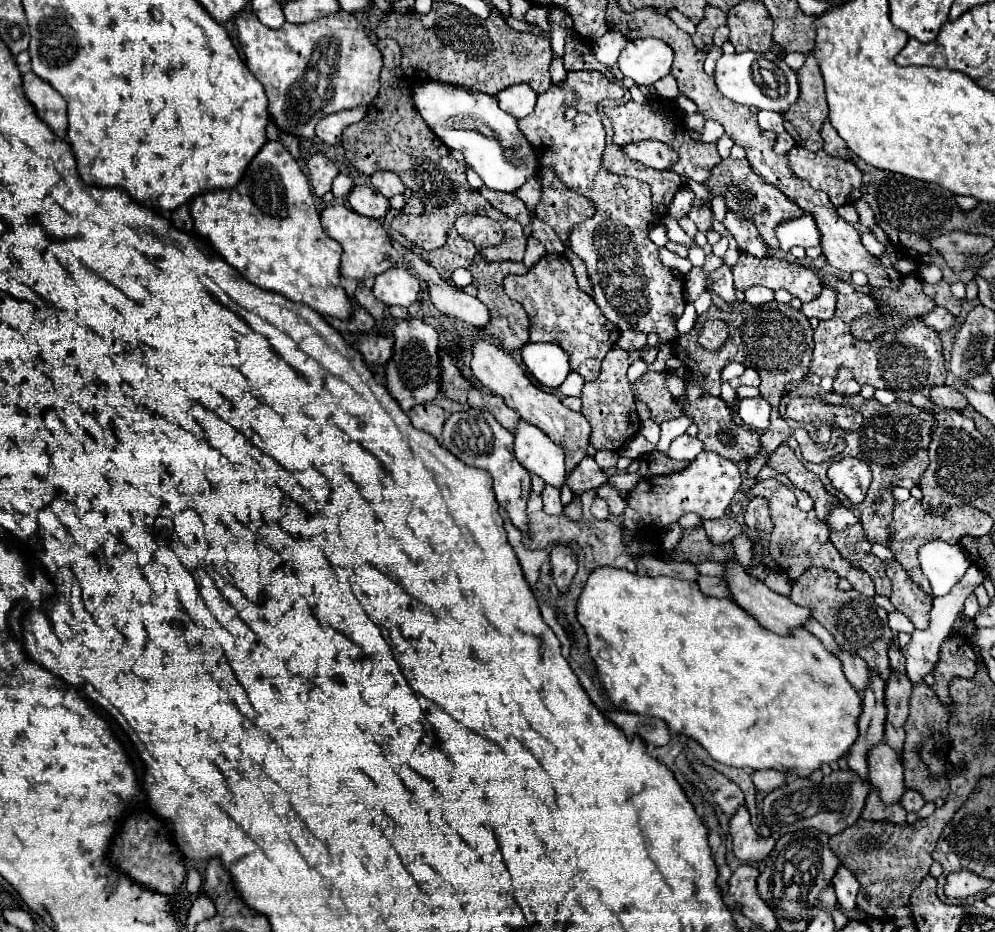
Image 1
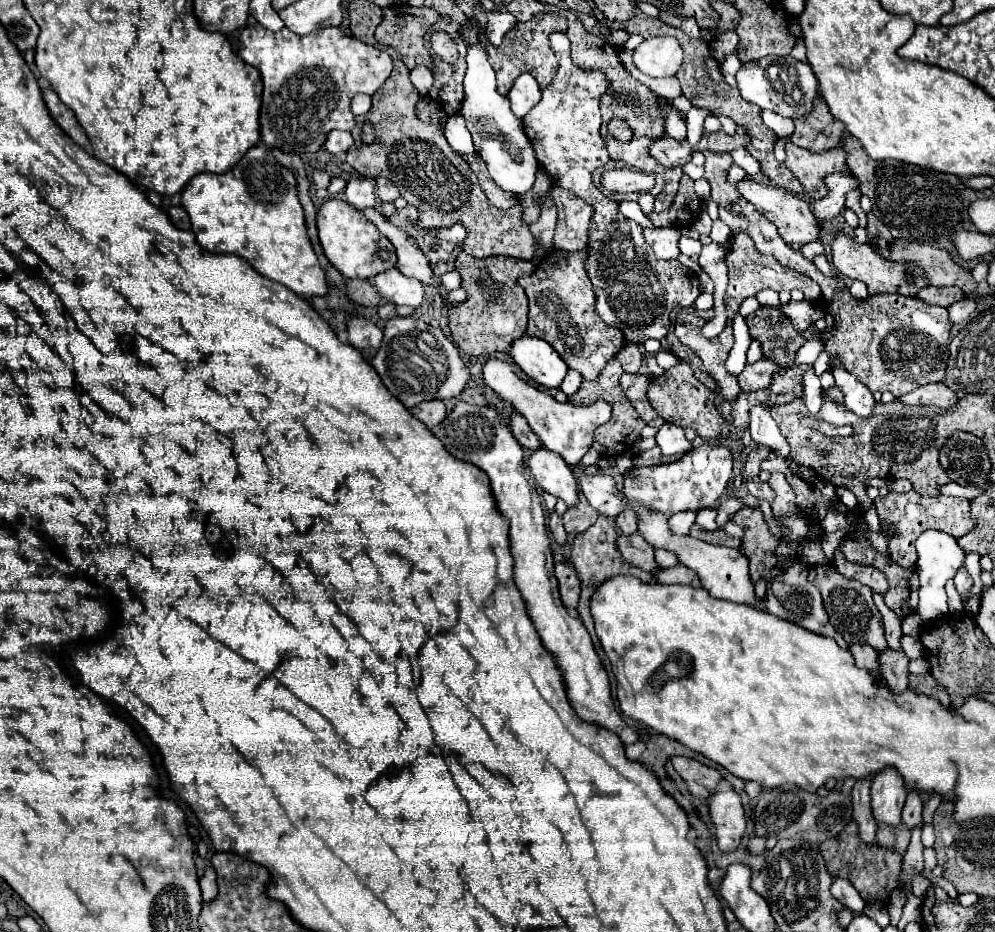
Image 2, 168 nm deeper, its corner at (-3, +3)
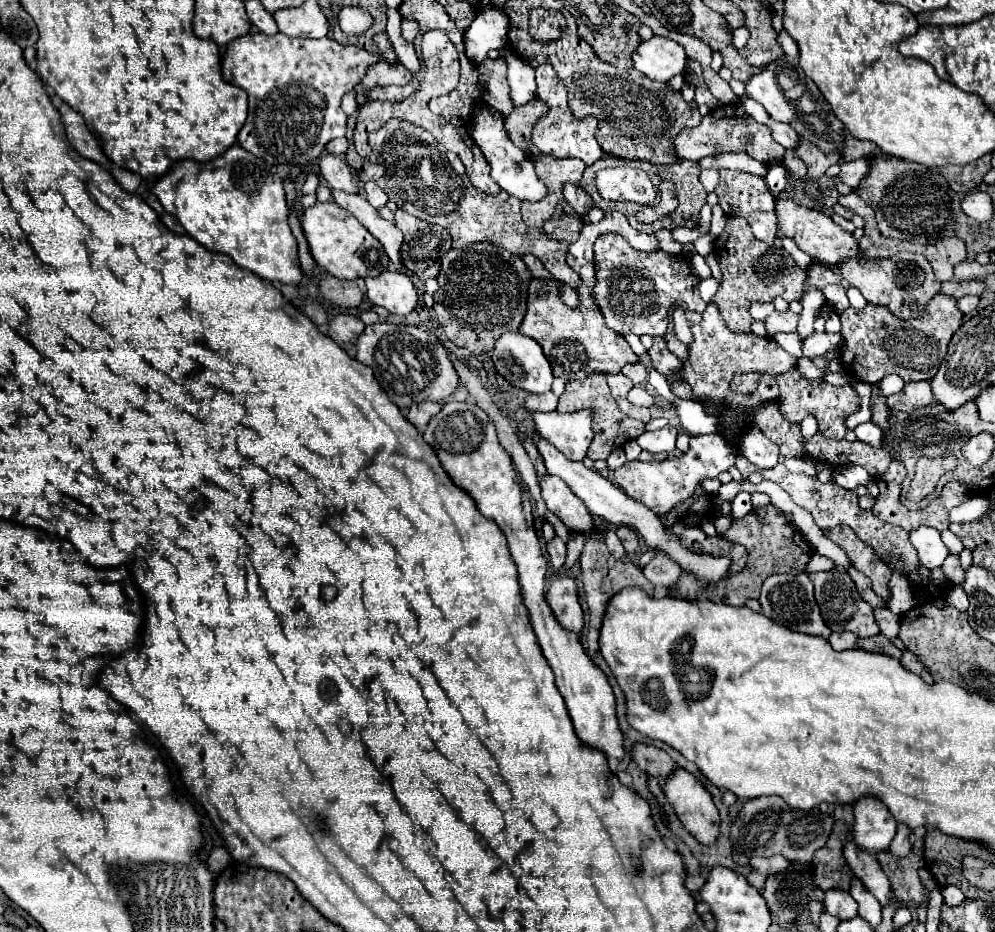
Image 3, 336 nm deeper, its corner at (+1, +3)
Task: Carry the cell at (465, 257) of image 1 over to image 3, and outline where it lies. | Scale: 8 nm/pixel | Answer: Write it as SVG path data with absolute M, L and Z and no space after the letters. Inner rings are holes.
M403 209L395 211L395 225L405 235L401 255L407 271L411 271L421 281L439 275L441 257L451 249L449 231L439 225L425 223Z

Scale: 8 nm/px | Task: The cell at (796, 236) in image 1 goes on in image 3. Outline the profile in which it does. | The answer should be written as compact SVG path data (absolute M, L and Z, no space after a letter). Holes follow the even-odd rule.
M863 157L863 159L857 159L855 163L843 163L841 171L839 171L839 179L841 179L841 183L857 187L865 173L867 173L867 159Z

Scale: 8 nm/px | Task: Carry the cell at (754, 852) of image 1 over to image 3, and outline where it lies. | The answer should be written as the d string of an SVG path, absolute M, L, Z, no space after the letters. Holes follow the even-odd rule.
M677 769L673 771L673 775L663 783L663 791L667 795L667 799L671 801L671 805L675 807L683 827L697 837L697 841L701 841L703 845L715 845L719 841L719 825L721 825L721 815L719 809L713 803L711 793L705 789L705 785L701 783L701 779L685 769Z

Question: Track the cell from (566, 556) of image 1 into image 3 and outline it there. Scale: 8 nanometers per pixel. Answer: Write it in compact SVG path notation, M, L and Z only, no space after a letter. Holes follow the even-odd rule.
M555 575L547 591L547 603L553 609L557 621L581 637L583 633L583 611L577 601L577 585L567 575Z

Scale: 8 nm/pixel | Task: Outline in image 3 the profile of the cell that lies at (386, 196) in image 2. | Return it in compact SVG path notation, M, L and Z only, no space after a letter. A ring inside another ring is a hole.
M367 181L367 183L363 185L363 191L365 191L367 201L371 201L377 209L379 209L379 207L383 207L383 205L387 203L387 193L385 193L379 185L375 185L373 181Z

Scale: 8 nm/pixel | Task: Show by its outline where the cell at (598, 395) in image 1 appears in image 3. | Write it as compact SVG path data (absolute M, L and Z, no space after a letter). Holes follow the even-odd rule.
M591 373L585 381L569 381L563 395L559 397L559 405L557 411L559 413L571 413L571 411L579 411L585 407L595 407L595 423L593 423L593 431L595 431L595 439L589 447L589 459L597 461L597 459L607 459L611 455L613 449L623 447L627 441L637 439L643 431L645 425L641 421L635 421L627 415L623 415L615 403L615 399L611 397L609 385L607 385L607 375L603 373Z

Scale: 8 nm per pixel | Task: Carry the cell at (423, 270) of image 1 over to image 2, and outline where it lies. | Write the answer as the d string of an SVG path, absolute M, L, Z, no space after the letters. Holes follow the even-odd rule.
M363 209L361 211L371 223L375 223L375 227L393 243L395 253L397 253L397 269L407 275L407 277L415 277L425 285L431 285L433 289L439 291L439 295L443 295L443 289L439 287L439 283L433 277L431 265L427 261L427 257L423 257L423 253L419 251L419 245L415 243L415 239L405 233L403 229L399 229L397 225L393 225L387 217L383 217L379 213L379 209Z

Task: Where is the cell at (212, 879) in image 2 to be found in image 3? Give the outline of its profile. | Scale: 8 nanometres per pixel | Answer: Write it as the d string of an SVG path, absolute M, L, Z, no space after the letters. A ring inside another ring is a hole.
M215 847L211 853L209 853L209 857L207 857L207 869L211 871L211 873L219 873L219 871L223 871L225 867L227 867L227 863L231 863L231 855L227 853L227 849L225 847Z

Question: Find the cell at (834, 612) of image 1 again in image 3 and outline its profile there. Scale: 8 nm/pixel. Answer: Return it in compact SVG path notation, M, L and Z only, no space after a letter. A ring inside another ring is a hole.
M831 569L825 573L811 573L809 577L815 585L815 599L817 599L817 605L821 607L821 615L831 631L841 633L845 629L855 633L857 637L873 637L879 633L879 625L875 623L875 617L873 617L873 607L863 603L855 583L845 575L845 571Z

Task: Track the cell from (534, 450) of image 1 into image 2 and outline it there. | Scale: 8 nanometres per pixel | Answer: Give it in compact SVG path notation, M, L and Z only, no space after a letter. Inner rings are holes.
M547 449L531 453L529 469L537 485L545 493L563 499L567 507L575 507L575 503L579 501L579 487L575 483L575 477L571 475L571 469L567 467L567 463L561 459L559 453L551 453Z

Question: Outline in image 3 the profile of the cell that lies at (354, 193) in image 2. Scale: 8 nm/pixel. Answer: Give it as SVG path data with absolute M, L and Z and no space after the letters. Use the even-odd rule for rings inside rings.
M323 155L319 161L319 175L329 183L331 189L339 189L339 191L345 191L351 195L359 193L357 179L343 157Z

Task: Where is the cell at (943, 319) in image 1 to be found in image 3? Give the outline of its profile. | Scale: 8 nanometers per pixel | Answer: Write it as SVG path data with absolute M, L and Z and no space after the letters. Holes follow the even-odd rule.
M967 295L967 297L961 297L961 299L957 301L957 307L959 307L959 311L961 311L963 315L971 315L971 313L975 311L977 303L979 303L979 297Z

